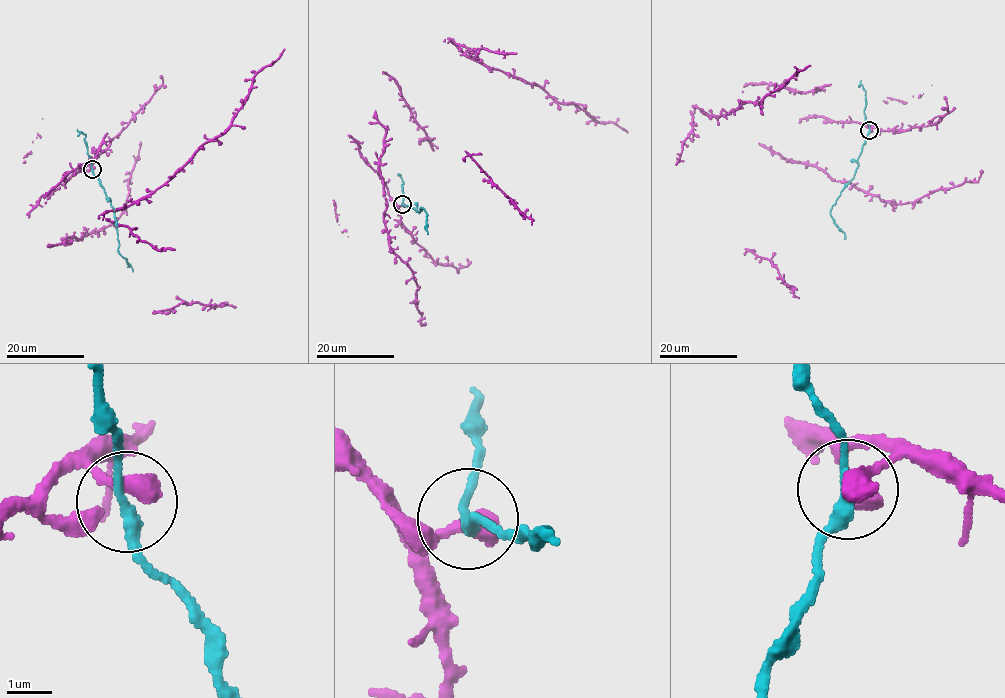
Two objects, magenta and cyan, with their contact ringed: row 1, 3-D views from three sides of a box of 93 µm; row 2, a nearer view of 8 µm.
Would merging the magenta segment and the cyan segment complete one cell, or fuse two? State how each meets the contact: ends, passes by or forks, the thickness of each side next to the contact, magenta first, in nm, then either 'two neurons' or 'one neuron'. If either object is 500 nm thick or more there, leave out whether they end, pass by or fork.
magenta ends there; cyan passes by; 480 nm thick on the magenta side, 240 nm on the other; one neuron

